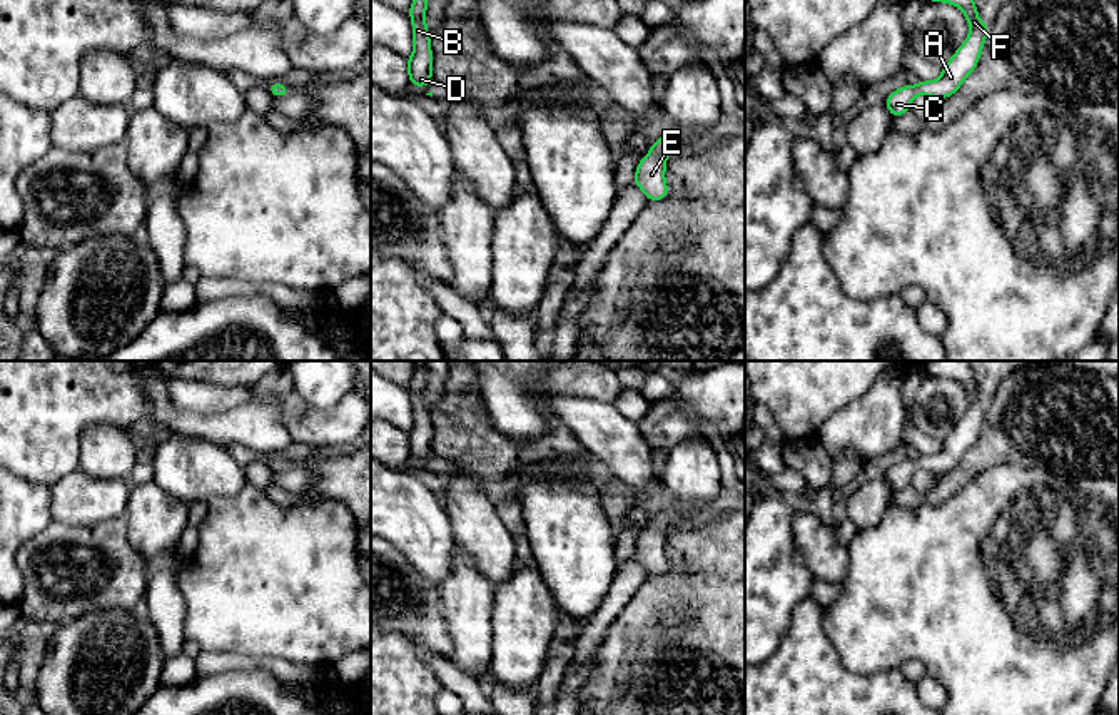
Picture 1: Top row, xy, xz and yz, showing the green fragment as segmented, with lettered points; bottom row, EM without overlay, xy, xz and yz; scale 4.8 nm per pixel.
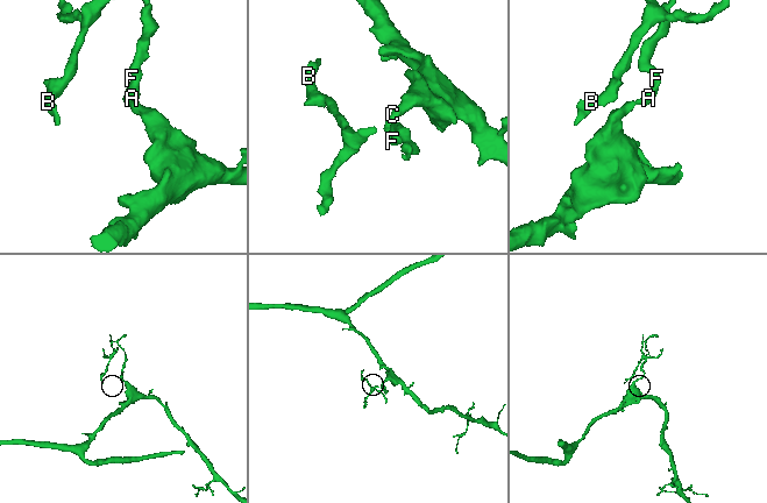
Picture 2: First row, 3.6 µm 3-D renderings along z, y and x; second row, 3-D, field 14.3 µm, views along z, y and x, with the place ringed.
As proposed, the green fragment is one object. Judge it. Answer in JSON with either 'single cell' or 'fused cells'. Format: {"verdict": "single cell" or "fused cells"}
{"verdict": "single cell"}

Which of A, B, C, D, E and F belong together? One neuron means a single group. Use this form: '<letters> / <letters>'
A B C D E F

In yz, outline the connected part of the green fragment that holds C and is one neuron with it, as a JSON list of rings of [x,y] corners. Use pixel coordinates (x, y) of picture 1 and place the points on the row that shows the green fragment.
[[[930,0],[930,2],[945,2],[959,7],[969,22],[970,32],[965,42],[955,50],[952,58],[945,65],[942,65],[942,75],[937,80],[932,82],[919,80],[915,87],[907,84],[892,92],[884,100],[894,119],[910,110],[910,104],[917,94],[929,95],[932,99],[945,99],[954,95],[960,89],[964,80],[977,67],[985,37],[990,28],[979,18],[974,0]]]

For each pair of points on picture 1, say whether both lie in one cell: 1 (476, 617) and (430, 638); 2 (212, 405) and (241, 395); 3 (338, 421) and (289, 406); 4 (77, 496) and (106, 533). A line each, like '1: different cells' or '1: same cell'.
1: different cells
2: same cell
3: same cell
4: different cells

